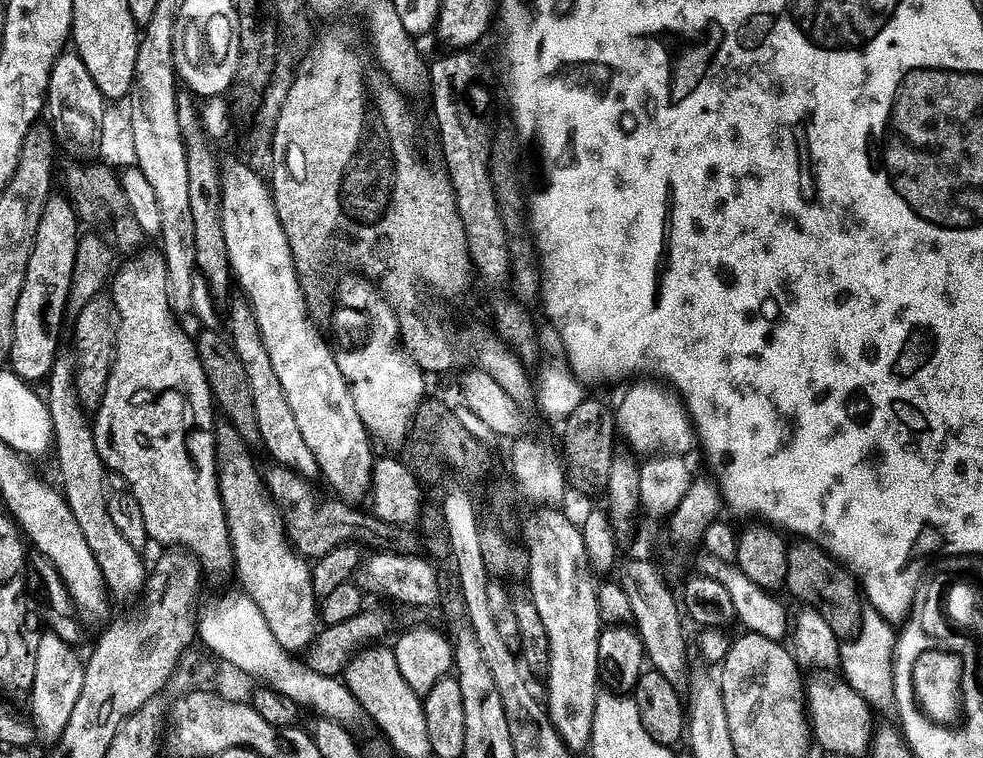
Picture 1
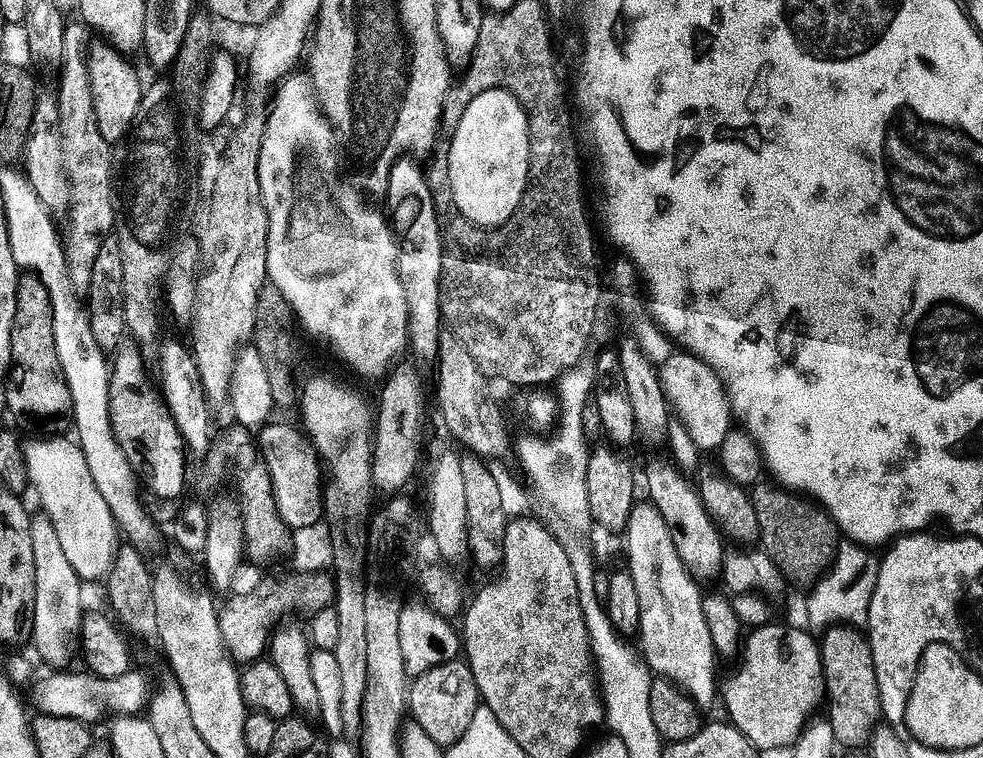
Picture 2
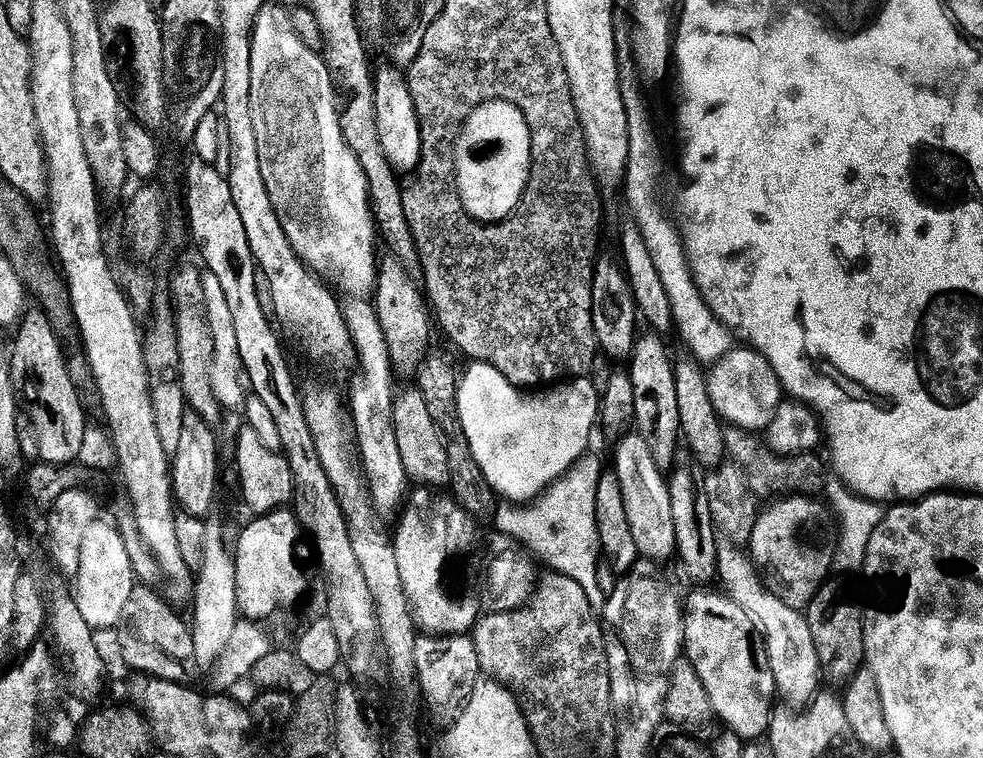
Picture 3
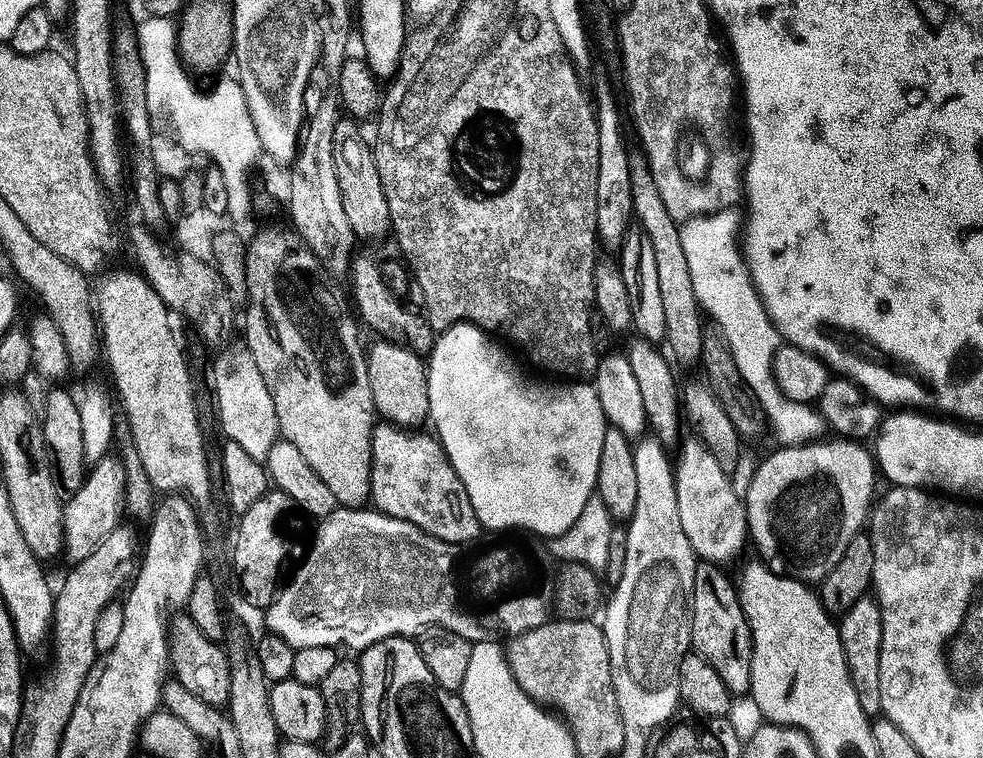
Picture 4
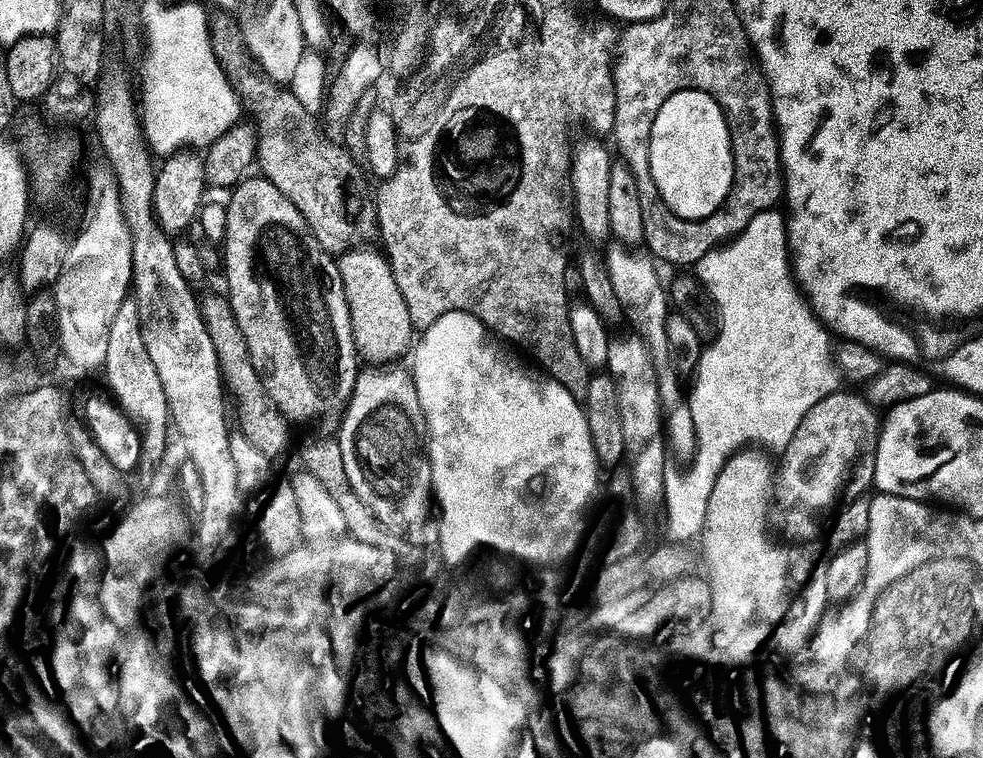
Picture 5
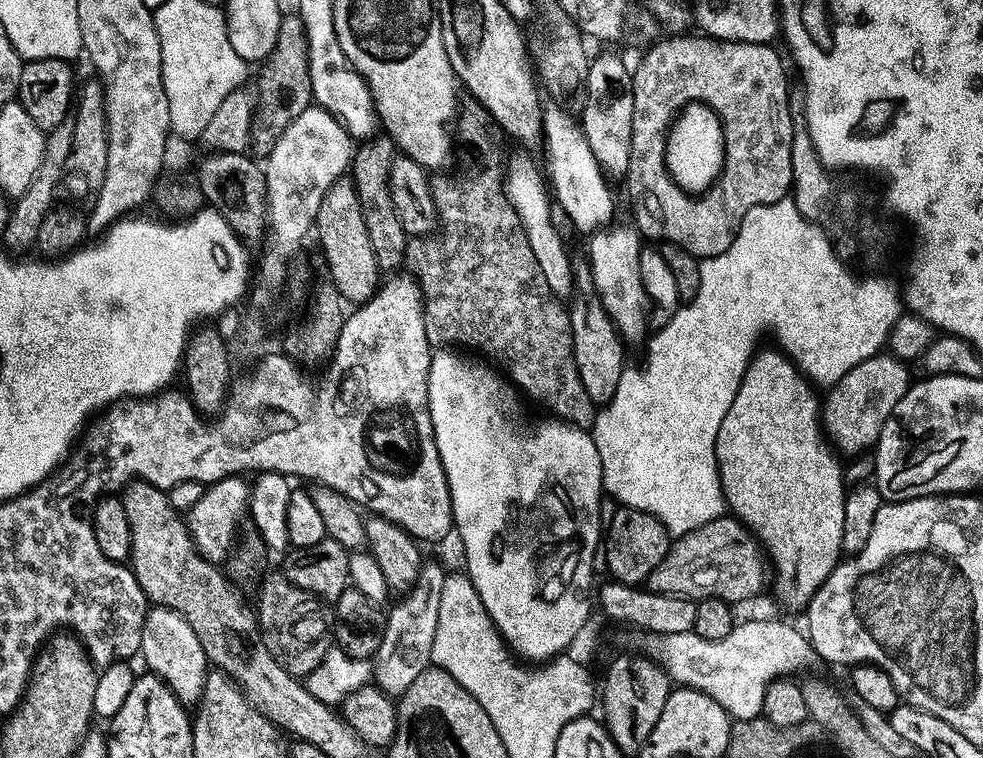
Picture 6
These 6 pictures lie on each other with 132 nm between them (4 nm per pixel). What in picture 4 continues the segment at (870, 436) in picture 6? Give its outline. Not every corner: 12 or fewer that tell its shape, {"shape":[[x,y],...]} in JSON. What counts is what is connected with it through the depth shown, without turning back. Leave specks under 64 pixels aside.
{"shape":[[841,438],[777,447],[746,492],[774,575],[819,585],[865,531],[878,465]]}

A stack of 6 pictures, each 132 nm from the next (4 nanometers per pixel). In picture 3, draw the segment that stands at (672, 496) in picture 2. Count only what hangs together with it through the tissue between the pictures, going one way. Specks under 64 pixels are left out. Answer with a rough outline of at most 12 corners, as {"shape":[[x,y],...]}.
{"shape":[[652,330],[630,357],[634,424],[667,466],[680,432],[673,357]]}

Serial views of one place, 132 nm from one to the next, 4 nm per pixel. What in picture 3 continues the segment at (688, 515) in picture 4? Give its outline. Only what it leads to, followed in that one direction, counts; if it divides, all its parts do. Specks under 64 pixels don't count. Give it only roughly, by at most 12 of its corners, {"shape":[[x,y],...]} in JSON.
{"shape":[[717,543],[725,593],[759,626],[777,695],[822,686],[805,613],[773,595],[737,543]]}

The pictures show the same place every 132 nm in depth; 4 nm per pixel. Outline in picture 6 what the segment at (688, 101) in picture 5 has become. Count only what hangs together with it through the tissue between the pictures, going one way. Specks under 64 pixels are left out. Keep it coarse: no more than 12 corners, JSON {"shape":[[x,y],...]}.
{"shape":[[693,102],[667,137],[671,177],[708,193],[727,160],[724,125]]}

